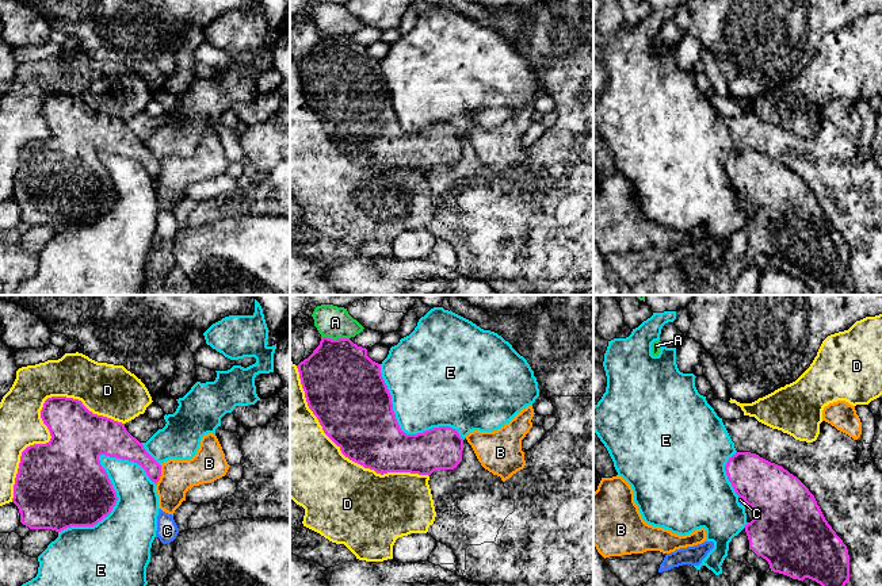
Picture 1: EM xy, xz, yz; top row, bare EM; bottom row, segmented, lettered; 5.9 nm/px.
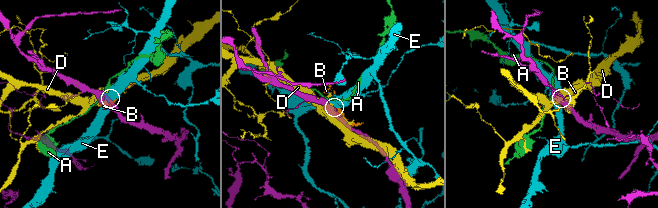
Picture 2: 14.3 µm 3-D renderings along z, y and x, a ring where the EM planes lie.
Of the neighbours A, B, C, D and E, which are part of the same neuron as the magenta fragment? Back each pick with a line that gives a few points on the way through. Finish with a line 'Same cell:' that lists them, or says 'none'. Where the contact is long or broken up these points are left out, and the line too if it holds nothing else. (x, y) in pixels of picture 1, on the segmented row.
Same cell: none

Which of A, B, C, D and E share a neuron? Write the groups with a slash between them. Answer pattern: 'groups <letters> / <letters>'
groups A / B / C / D / E

